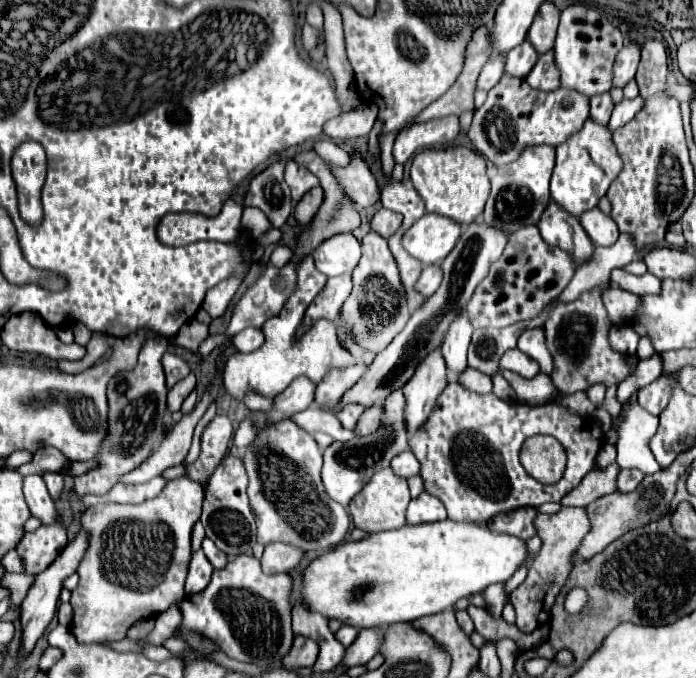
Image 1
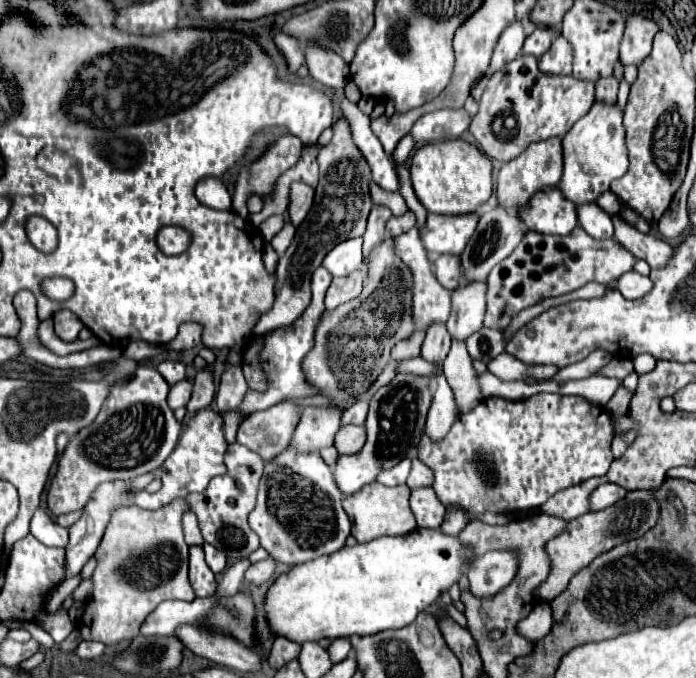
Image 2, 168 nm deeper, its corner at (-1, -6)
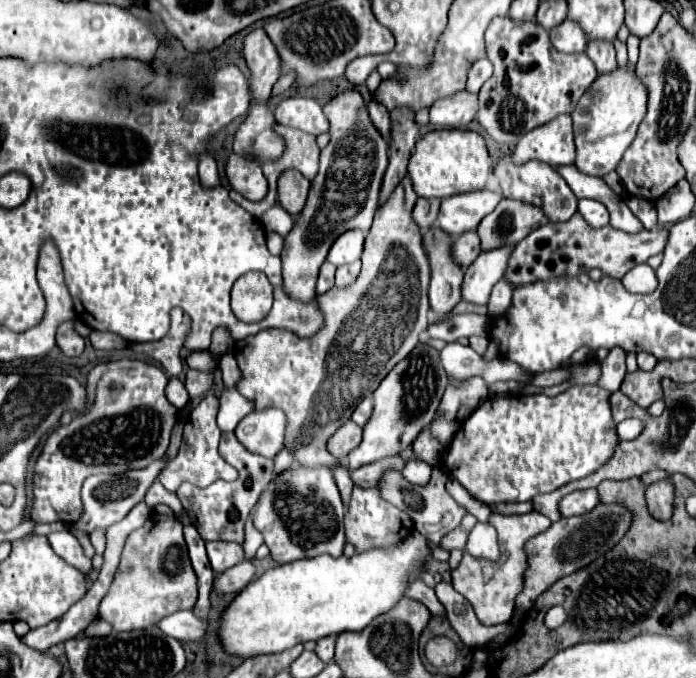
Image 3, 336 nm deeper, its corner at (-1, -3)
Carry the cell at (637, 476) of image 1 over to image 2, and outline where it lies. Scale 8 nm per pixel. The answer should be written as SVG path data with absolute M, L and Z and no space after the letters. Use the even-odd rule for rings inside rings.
M605 483L605 485L599 485L591 495L589 495L589 507L591 511L601 511L613 503L617 503L619 499L625 497L625 489L615 485L615 483Z

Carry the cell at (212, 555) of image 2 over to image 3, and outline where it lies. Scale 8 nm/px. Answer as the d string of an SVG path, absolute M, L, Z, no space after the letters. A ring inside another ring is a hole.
M207 542L207 556L217 574L243 560L243 548L233 542Z

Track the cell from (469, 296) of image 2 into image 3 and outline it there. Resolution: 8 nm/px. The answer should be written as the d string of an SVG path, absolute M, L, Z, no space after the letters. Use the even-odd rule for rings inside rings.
M511 246L505 250L489 250L489 254L479 254L473 266L465 270L465 278L461 284L461 296L465 302L475 306L487 306L493 286L503 278L505 258L511 254Z

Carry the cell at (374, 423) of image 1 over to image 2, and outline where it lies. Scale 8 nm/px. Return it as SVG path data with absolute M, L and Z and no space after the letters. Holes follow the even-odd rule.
M341 425L341 429L335 435L335 449L339 455L353 455L357 453L365 443L365 427L361 425Z

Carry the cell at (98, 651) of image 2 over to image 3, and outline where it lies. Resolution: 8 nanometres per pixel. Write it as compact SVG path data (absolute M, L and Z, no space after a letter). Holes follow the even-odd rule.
M99 618L91 622L91 626L83 632L83 636L87 638L101 638L101 636L107 636L111 632L111 626L107 622L101 622Z

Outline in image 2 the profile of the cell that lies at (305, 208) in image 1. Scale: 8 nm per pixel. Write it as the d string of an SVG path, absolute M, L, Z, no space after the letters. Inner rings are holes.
M293 183L289 191L289 221L293 227L299 227L299 223L305 219L313 205L313 189L305 183Z

